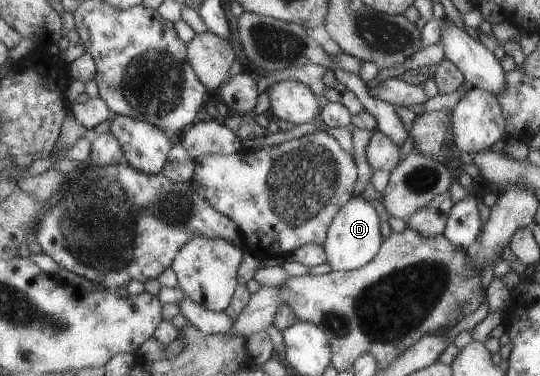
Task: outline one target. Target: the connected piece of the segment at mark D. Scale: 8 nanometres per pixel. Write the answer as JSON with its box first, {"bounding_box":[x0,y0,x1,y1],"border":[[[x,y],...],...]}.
{"bounding_box":[324,198,385,271],"border":[[[358,198],[348,202],[331,224],[325,240],[324,246],[330,268],[334,271],[353,271],[374,260],[385,239],[380,226],[382,226],[382,220],[378,216],[378,210],[370,204],[370,201]]]}

